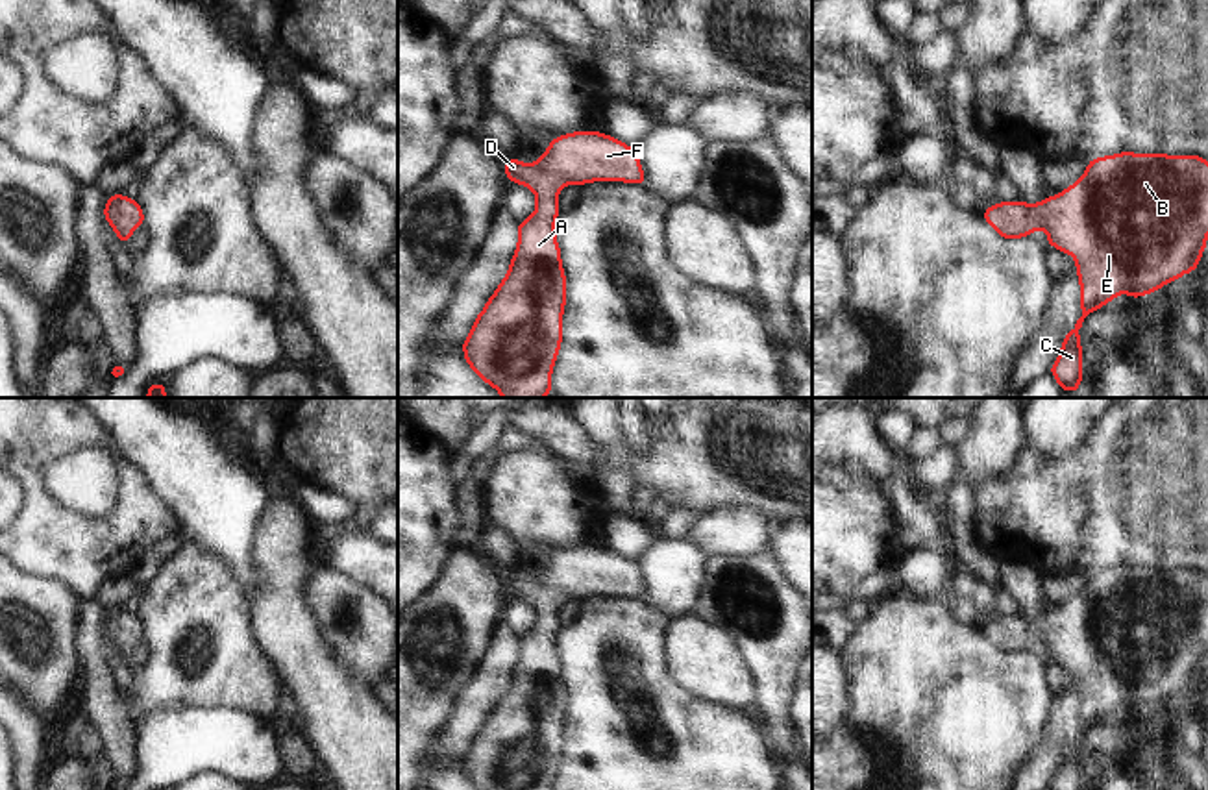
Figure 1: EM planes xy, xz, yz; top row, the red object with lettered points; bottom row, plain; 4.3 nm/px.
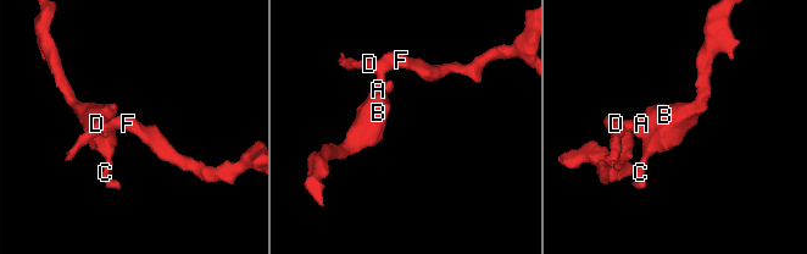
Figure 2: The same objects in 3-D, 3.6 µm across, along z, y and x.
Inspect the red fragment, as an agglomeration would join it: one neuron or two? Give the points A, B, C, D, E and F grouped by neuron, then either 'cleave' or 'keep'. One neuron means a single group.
groups A B C D E F; keep

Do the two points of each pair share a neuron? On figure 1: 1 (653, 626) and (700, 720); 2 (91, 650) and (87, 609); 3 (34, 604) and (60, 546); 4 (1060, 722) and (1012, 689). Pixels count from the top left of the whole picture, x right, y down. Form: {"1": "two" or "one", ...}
{"1": "one", "2": "one", "3": "two", "4": "two"}

